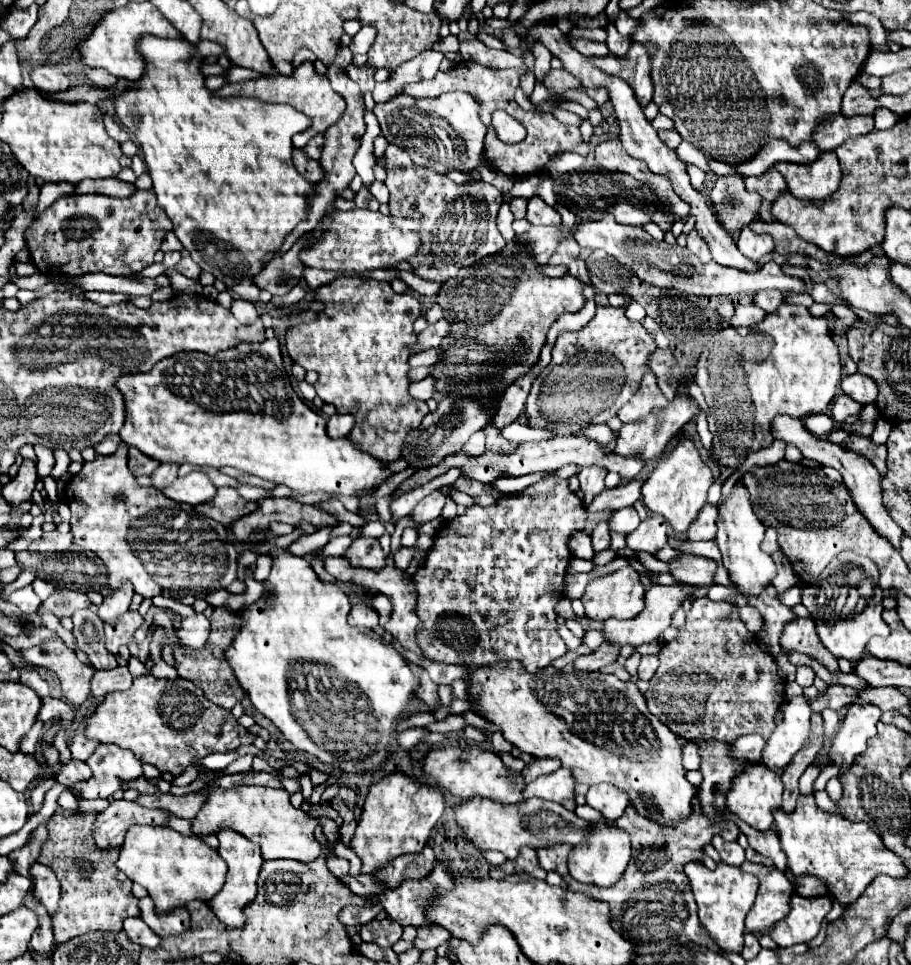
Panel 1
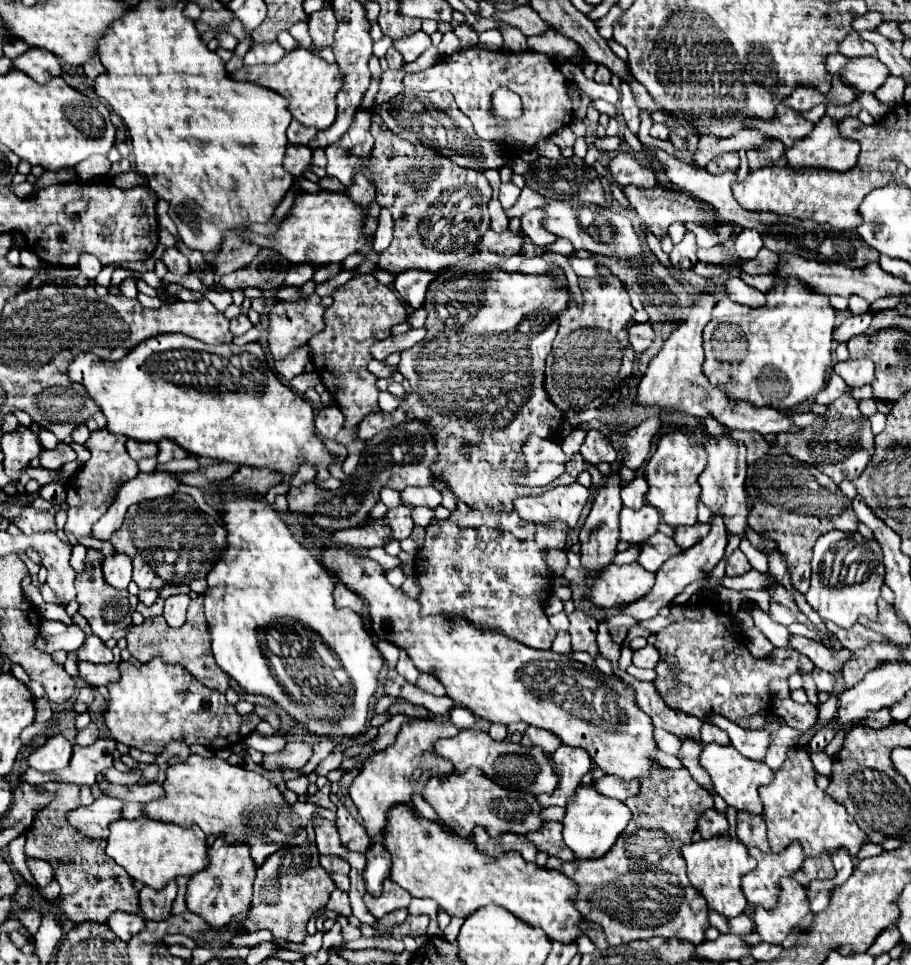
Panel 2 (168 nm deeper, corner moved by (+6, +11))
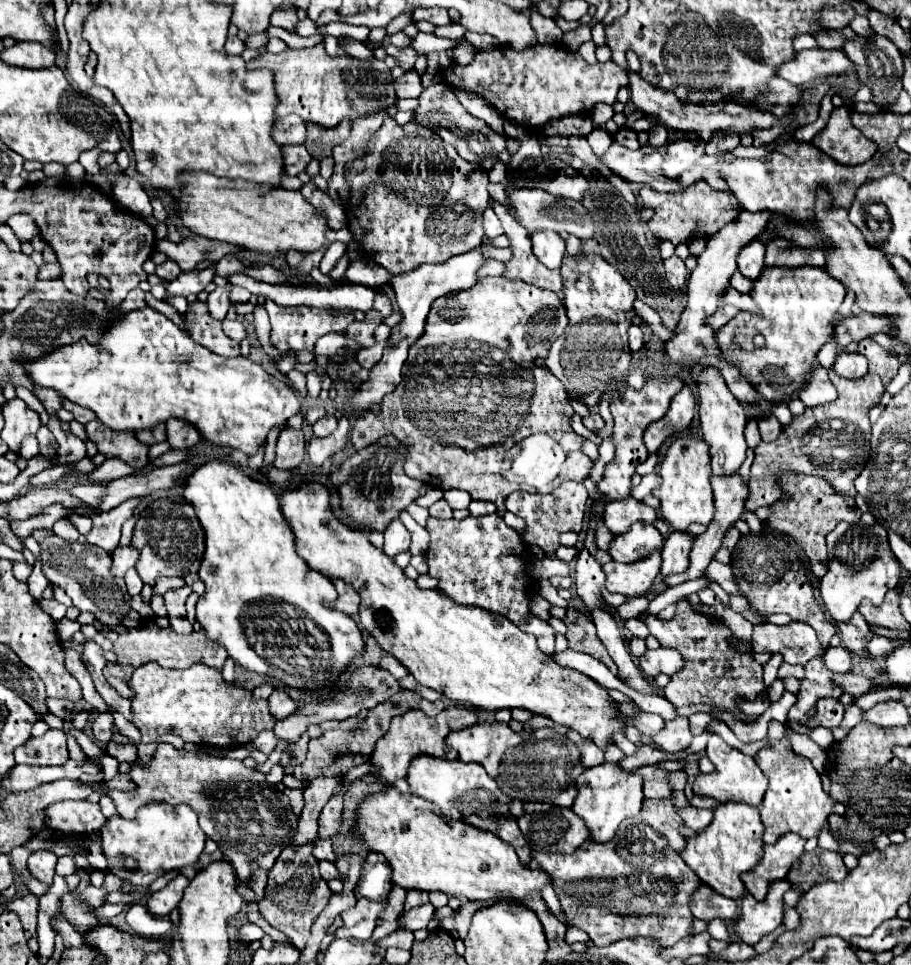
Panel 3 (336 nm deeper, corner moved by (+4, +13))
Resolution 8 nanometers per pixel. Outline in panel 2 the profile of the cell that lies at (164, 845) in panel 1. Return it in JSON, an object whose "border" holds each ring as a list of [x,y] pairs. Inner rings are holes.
{"border":[[[119,819],[111,823],[107,839],[107,855],[121,865],[131,879],[141,881],[151,889],[163,889],[177,875],[193,875],[207,867],[207,843],[205,833],[199,827],[179,827],[175,823],[163,823],[153,819]]]}

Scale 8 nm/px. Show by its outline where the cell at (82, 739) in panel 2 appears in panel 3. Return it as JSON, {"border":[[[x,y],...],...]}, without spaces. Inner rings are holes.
{"border":[[[105,713],[105,715],[97,715],[95,721],[91,723],[91,731],[93,731],[93,737],[99,741],[99,743],[109,743],[113,733],[111,733],[111,725],[113,725],[113,715]]]}

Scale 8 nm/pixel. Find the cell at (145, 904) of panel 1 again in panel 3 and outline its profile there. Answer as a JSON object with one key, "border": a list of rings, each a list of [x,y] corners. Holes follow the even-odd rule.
{"border":[[[177,875],[175,879],[171,879],[167,883],[167,887],[163,887],[161,891],[155,891],[149,895],[147,899],[147,909],[151,915],[155,917],[167,917],[181,901],[183,889],[189,885],[189,881],[183,875]]]}

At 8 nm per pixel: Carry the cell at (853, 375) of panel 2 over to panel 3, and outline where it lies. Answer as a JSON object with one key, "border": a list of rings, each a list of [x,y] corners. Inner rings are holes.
{"border":[[[841,353],[833,369],[845,379],[859,379],[867,375],[867,357],[861,357],[859,353]]]}

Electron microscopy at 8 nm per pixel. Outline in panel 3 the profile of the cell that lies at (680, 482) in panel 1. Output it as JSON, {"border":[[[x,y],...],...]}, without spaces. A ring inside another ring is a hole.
{"border":[[[677,437],[665,451],[665,457],[657,465],[657,473],[663,483],[655,491],[661,503],[663,519],[673,527],[685,531],[693,523],[707,525],[713,519],[713,493],[709,485],[709,445],[691,437]]]}

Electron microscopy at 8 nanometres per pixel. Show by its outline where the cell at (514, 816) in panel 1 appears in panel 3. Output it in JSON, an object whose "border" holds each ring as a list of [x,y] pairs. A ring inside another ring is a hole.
{"border":[[[417,757],[413,765],[409,765],[407,777],[413,795],[429,799],[439,805],[441,813],[453,819],[467,819],[469,815],[479,817],[509,817],[511,815],[511,797],[491,779],[485,769],[477,763],[463,763],[459,759],[447,761],[437,757]]]}

